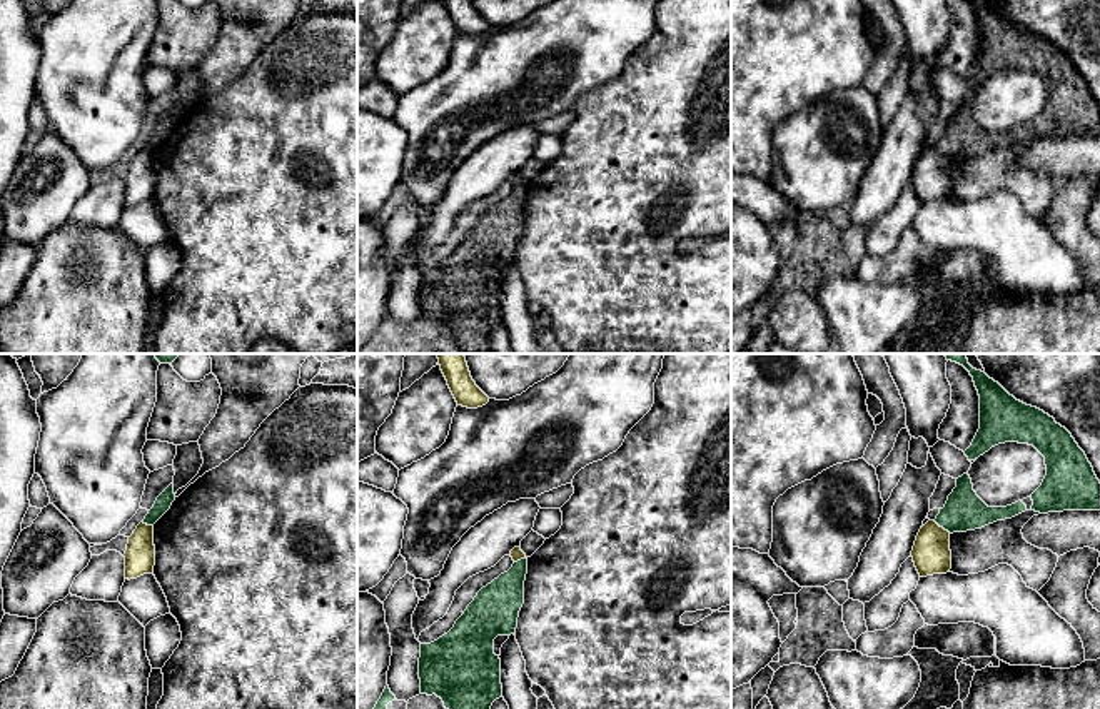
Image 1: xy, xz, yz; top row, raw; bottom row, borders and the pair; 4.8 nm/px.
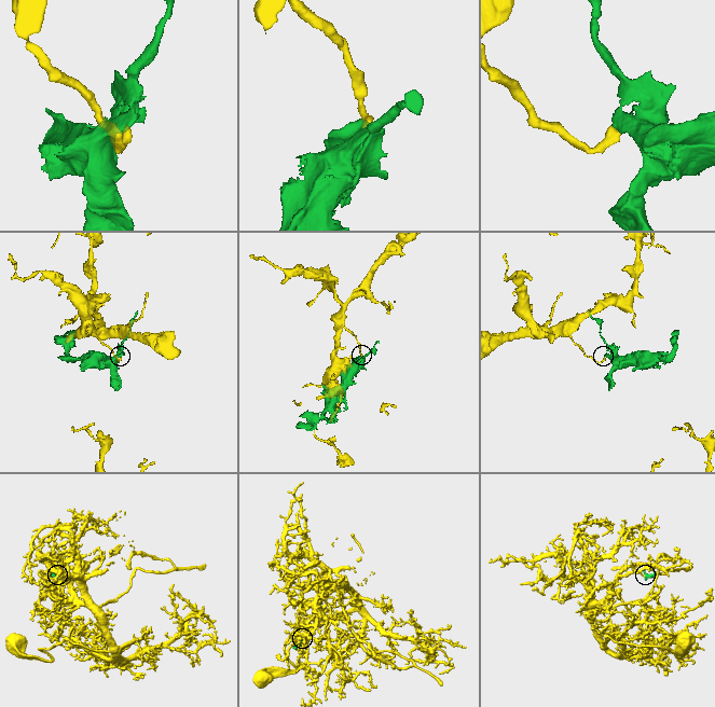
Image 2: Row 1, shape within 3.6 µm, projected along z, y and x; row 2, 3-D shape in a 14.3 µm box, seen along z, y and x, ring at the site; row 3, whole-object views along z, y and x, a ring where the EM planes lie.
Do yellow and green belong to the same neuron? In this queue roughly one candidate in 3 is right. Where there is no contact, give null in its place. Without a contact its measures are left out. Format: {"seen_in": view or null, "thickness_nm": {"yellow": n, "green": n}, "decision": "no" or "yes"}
{"seen_in": "yz", "thickness_nm": {"yellow": 180, "green": 190}, "decision": "no"}

